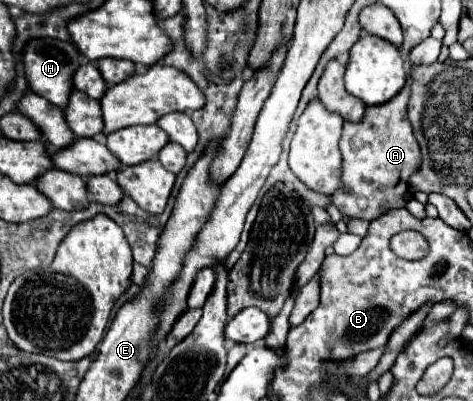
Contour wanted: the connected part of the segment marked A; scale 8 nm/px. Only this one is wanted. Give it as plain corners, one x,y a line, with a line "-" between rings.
410,84
384,106
368,106
364,120
358,124
344,122
344,132
340,138
340,152
344,158
344,186
350,188
348,196
334,196
334,206
344,218
376,220
392,208
406,206
406,184
408,178
420,168
420,146
412,136
412,126
406,118

